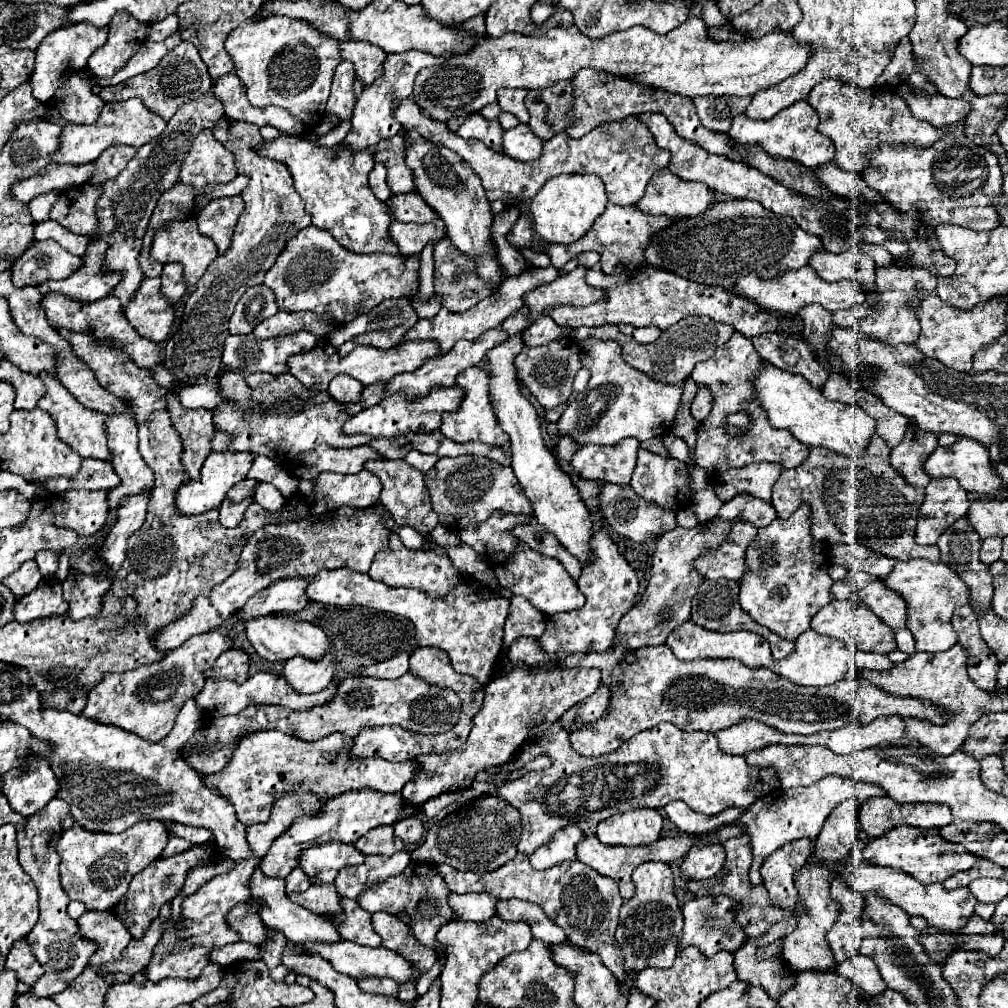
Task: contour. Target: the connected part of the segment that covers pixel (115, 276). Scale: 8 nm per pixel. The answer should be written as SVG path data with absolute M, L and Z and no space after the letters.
M91 240L83 254L83 264L79 270L75 270L65 280L57 280L57 282L51 280L37 288L41 290L41 294L49 290L57 290L67 298L79 300L79 302L91 302L91 300L101 300L103 296L109 296L113 288L121 282L123 274L103 270L107 248L109 244L105 240Z

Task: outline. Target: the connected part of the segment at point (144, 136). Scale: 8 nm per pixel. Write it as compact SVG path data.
M129 98L125 102L105 104L105 108L103 108L103 112L101 112L101 116L95 124L79 126L79 124L69 124L67 122L63 126L61 148L53 156L53 162L57 162L57 164L87 164L91 160L97 160L105 148L117 146L117 144L127 144L127 146L141 148L143 144L157 138L163 132L165 124L167 122L159 114L151 112L143 104L143 100L139 100L139 98Z

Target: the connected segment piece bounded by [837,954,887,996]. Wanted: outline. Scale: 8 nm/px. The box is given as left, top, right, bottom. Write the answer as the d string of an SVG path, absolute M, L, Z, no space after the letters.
M855 954L851 960L845 960L837 966L837 974L851 980L857 988L867 992L869 996L877 996L887 990L887 984L879 976L879 970L875 968L875 962L869 956Z

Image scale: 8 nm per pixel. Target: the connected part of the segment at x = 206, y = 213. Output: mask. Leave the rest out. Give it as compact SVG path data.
M233 196L213 200L197 214L199 232L209 236L217 244L219 254L227 252L227 248L231 246L231 236L235 232L235 224L241 212L243 212L243 198Z

